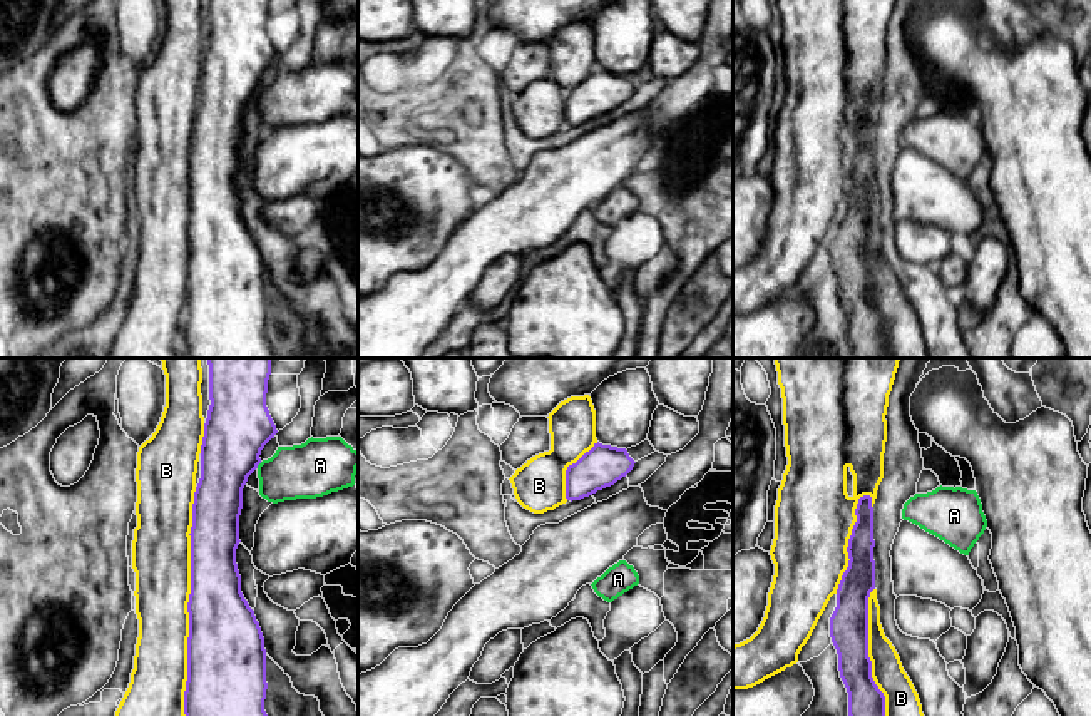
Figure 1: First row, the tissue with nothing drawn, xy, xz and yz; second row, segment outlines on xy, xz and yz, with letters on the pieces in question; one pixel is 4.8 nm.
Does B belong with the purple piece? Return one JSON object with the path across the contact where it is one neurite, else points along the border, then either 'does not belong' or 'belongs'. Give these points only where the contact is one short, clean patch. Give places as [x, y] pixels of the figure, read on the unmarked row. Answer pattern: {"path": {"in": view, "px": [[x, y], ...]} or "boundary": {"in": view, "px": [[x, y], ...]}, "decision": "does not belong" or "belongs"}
{"decision": "does not belong"}

